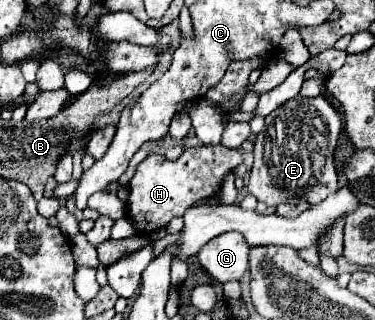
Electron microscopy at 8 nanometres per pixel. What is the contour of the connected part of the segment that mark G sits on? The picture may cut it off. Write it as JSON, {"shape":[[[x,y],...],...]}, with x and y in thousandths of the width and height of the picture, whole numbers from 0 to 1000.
{"shape":[[[637,725],[584,731],[525,794],[531,825],[589,888],[637,875],[664,831],[664,763]]]}

